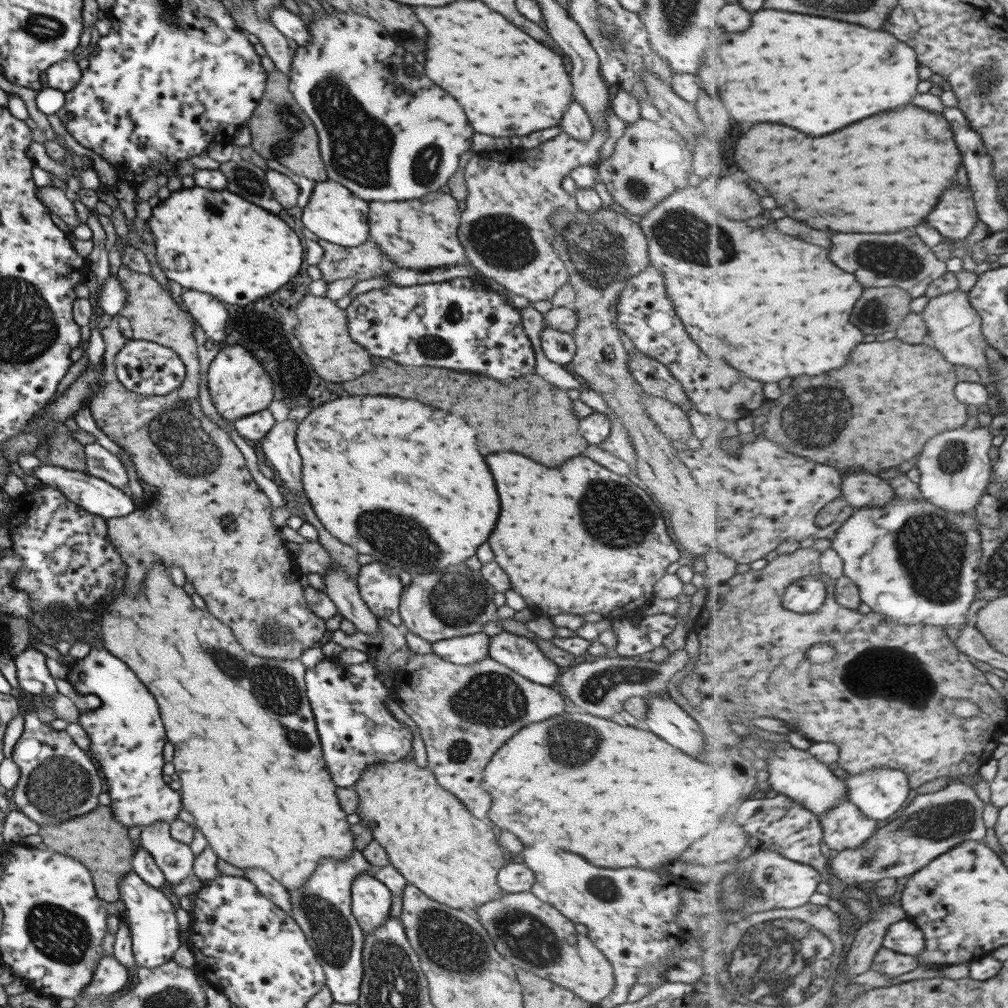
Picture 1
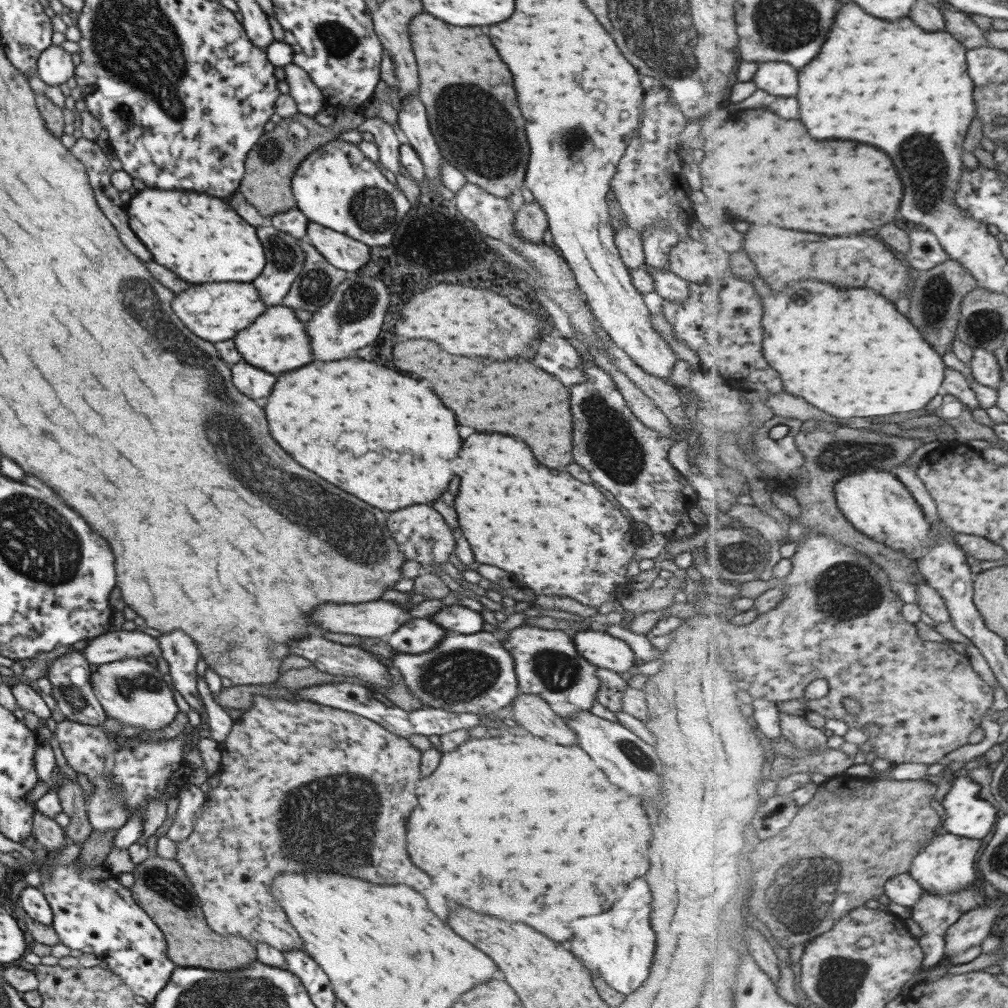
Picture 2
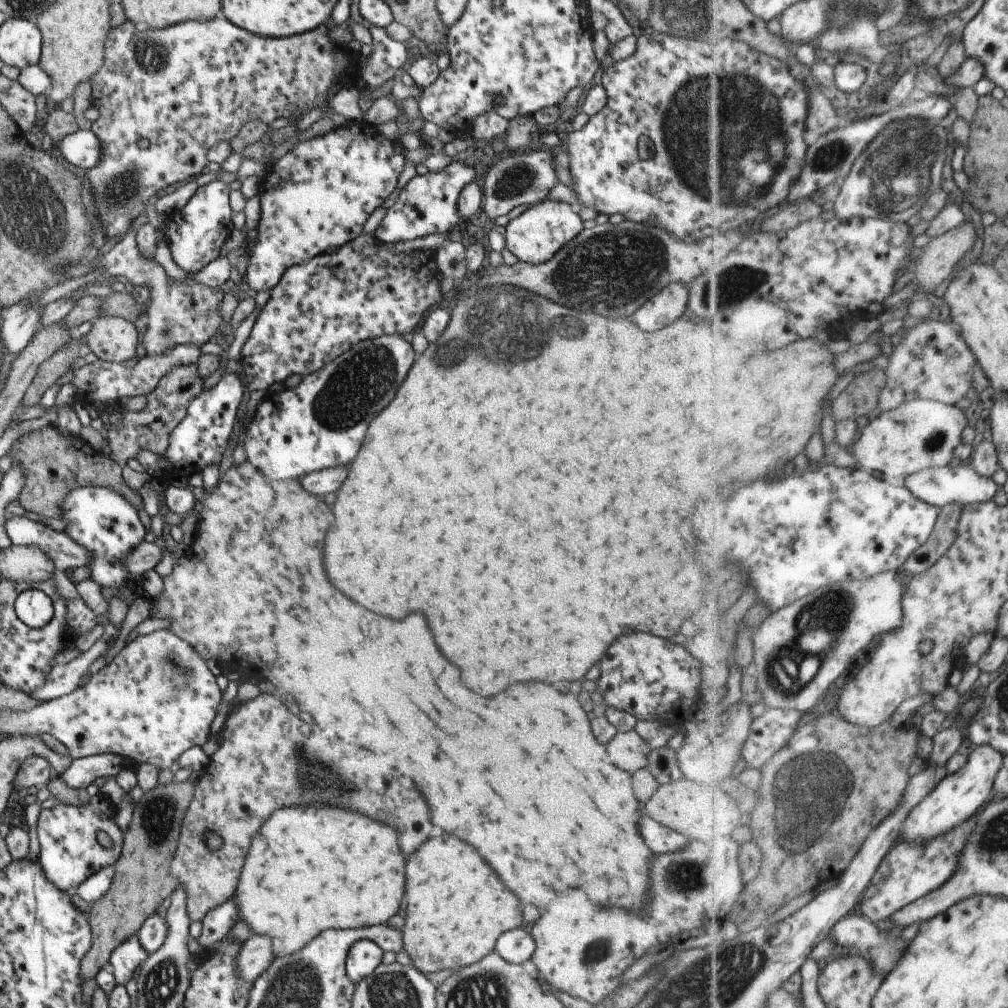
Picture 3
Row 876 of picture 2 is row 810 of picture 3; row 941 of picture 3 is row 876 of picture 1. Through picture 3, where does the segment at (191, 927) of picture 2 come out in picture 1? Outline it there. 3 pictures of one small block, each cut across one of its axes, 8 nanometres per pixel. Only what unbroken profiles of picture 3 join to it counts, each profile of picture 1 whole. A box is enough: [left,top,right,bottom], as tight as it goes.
[39,805,137,903]

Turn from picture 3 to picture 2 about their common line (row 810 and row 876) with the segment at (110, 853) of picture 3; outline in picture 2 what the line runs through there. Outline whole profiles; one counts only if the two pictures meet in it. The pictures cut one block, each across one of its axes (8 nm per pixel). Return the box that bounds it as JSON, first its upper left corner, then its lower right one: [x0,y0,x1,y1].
[39,852,176,1004]

